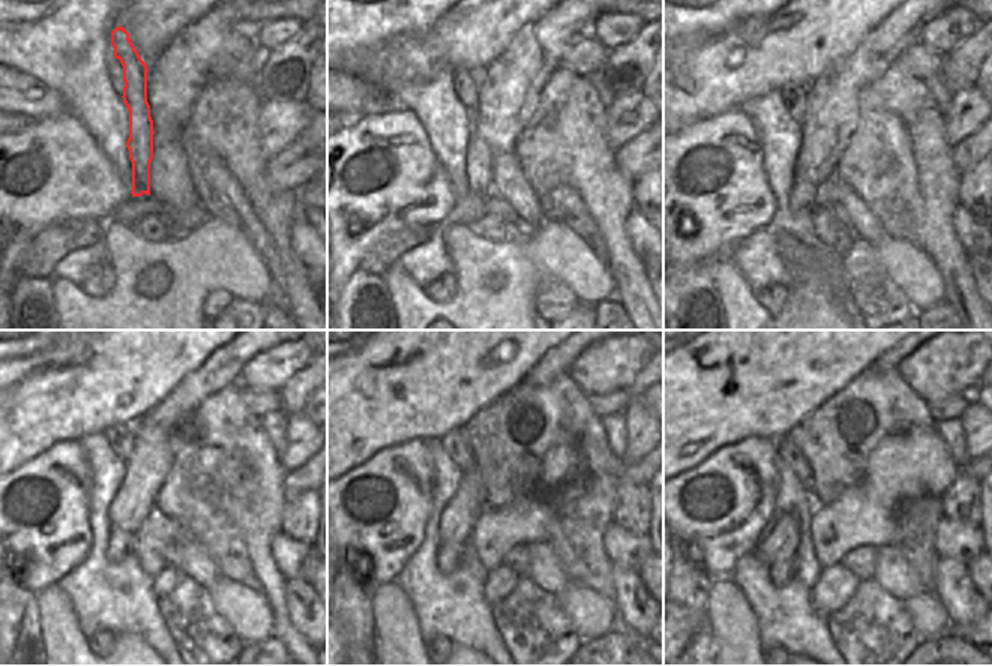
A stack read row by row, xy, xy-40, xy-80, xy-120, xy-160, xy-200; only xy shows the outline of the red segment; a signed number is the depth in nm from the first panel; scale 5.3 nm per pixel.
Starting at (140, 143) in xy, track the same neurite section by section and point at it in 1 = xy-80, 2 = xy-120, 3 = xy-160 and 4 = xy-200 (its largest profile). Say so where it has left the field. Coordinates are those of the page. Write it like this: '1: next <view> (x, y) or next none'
1: next xy-80 (802, 195)
2: next xy-120 (120, 543)
3: next xy-160 (450, 552)
4: next xy-200 (782, 570)

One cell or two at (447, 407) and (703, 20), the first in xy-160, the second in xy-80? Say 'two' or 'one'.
two

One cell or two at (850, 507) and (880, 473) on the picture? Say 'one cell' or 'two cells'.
one cell

